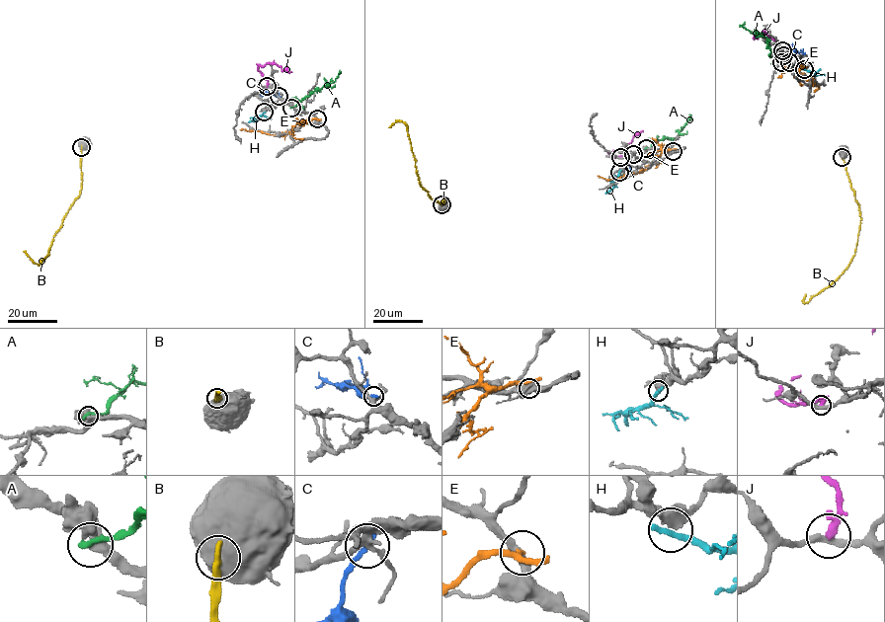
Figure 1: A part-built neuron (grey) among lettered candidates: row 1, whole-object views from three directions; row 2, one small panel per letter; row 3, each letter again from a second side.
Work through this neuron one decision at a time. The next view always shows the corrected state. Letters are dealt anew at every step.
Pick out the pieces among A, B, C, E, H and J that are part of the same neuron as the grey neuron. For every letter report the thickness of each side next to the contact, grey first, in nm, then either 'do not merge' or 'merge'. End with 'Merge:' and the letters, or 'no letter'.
A: calibres 320 and 300 nm; do not merge
B: calibres 700 and 400 nm; do not merge
C: calibres 260 and 280 nm; do not merge
E: calibres 340 and 190 nm; do not merge
H: calibres 380 and 320 nm; do not merge
J: calibres 280 and 240 nm; do not merge
Merge: no letter

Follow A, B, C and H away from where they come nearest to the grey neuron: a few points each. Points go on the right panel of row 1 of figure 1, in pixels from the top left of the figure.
A: (782, 62), (771, 53), (765, 37), (751, 33), (742, 25), (744, 22)
B: (842, 156), (859, 205), (859, 228), (854, 254), (848, 266), (829, 286), (805, 302), (805, 294)
C: (783, 55), (805, 52)
H: (804, 69), (828, 77)

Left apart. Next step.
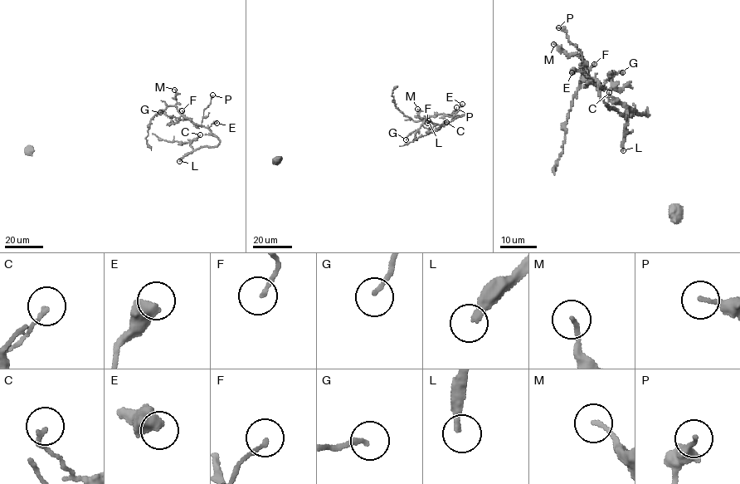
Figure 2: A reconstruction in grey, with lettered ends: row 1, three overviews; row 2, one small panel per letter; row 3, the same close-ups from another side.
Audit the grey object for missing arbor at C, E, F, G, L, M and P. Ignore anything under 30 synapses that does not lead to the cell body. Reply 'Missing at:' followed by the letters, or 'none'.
Missing at: L

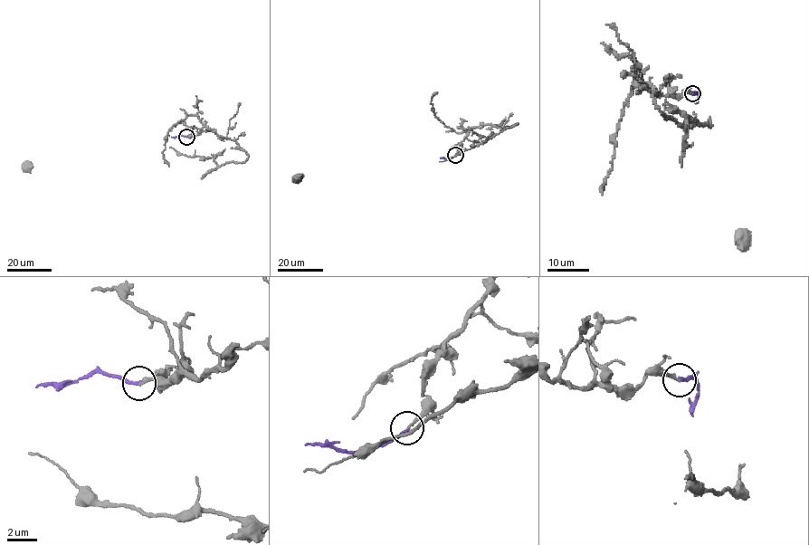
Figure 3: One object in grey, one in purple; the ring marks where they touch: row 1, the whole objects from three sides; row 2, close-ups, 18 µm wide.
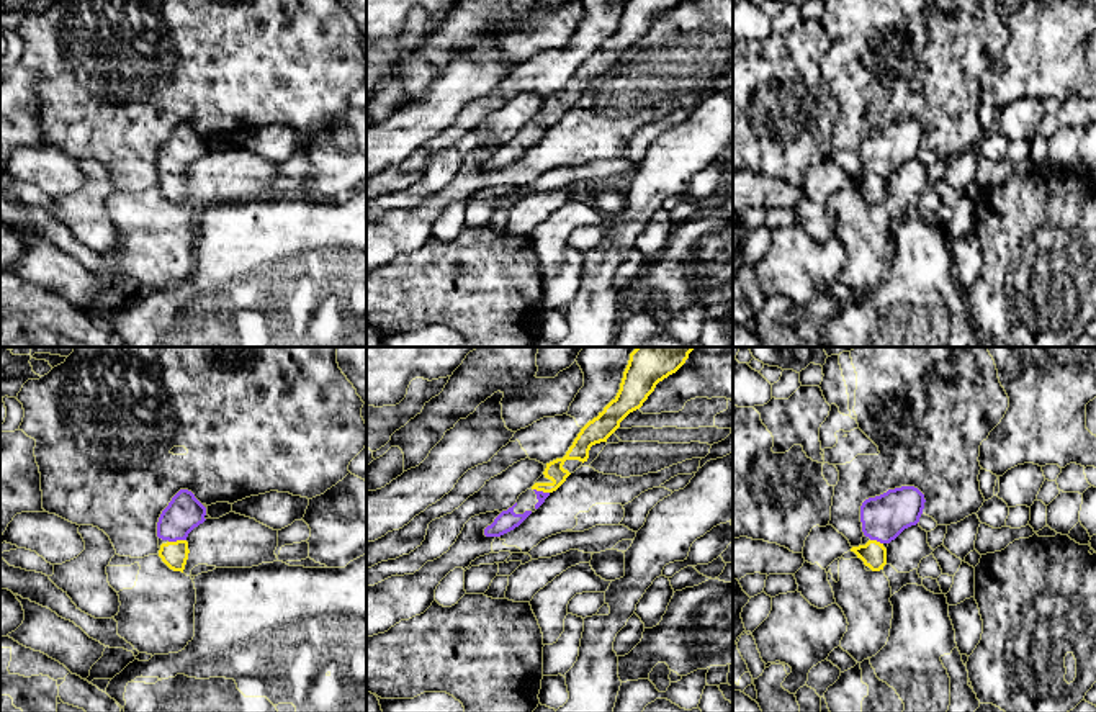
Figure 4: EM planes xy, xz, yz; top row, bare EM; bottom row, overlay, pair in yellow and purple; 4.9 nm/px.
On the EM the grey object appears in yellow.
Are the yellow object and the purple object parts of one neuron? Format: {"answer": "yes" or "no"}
{"answer": "yes"}

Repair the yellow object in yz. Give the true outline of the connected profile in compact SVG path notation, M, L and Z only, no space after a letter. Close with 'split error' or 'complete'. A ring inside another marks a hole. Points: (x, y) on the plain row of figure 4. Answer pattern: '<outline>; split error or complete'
M901 119L869 131L860 139L862 165L870 173L865 178L852 180L872 205L887 198L885 177L895 173L905 162L916 159L924 142L924 128L914 119Z; split error

